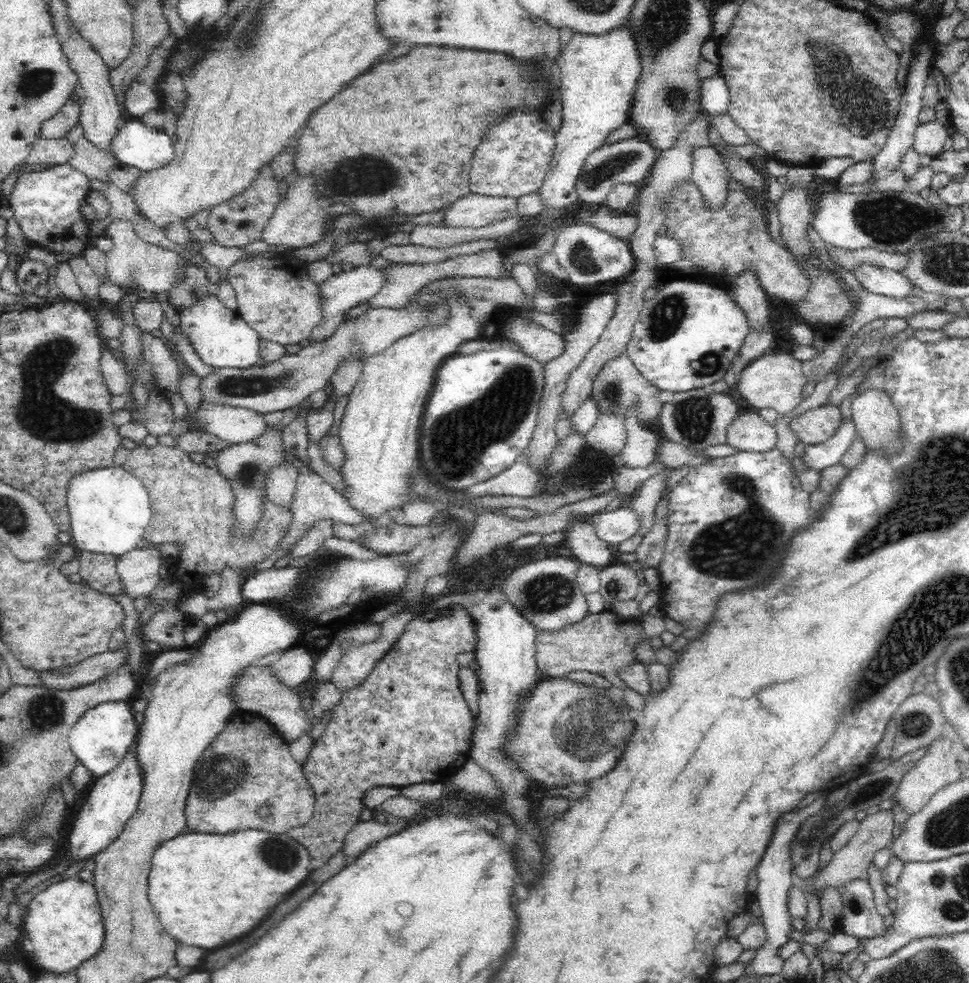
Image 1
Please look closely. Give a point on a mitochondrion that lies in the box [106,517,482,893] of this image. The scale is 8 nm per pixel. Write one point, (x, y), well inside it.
(219, 776)

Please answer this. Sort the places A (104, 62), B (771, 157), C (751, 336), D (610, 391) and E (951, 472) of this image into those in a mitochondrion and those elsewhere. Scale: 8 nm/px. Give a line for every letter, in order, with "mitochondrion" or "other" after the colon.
A: other
B: other
C: other
D: mitochondrion
E: mitochondrion

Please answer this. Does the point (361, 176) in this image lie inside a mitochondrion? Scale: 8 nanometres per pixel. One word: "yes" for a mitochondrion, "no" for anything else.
yes

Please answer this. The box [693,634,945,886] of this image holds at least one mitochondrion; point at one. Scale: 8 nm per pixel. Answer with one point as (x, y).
(810, 842)

